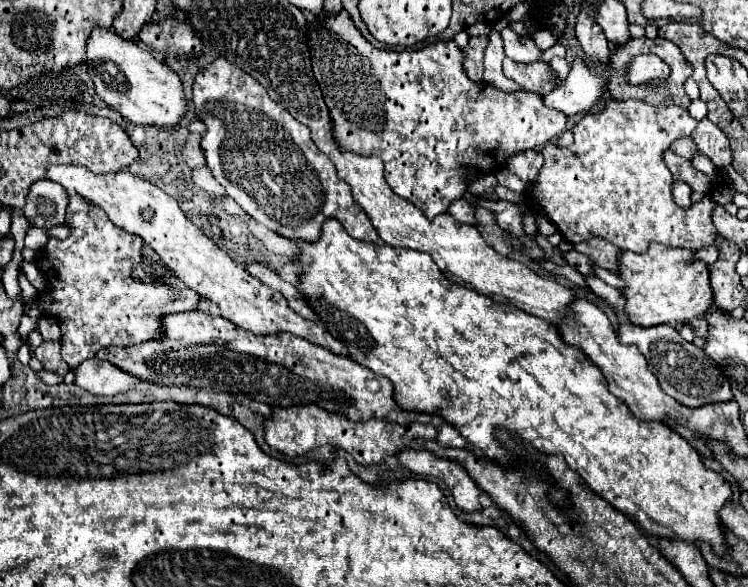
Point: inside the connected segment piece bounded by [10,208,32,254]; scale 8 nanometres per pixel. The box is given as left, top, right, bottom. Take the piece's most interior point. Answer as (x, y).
(19, 226)

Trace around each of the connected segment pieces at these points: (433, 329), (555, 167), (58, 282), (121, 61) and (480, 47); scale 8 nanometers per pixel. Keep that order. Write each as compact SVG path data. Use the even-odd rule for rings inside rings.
M326 220L322 226L322 234L318 238L318 242L300 242L298 240L298 258L296 262L302 266L302 272L298 276L298 284L296 288L302 292L302 296L306 298L308 304L314 306L314 312L318 314L318 324L322 328L326 328L336 340L340 340L346 348L348 348L348 356L366 366L368 370L372 370L374 374L386 376L392 386L394 386L394 398L396 404L404 410L418 410L418 412L428 412L428 414L438 414L442 416L450 426L454 426L472 446L476 446L478 450L482 450L488 458L498 460L498 462L506 462L508 456L506 452L502 452L502 446L494 440L492 430L494 426L504 426L510 432L514 432L520 440L528 442L530 446L534 446L538 452L542 454L562 454L566 464L578 472L582 476L582 480L596 492L600 494L606 502L610 502L612 506L616 506L616 510L632 516L640 528L648 534L648 536L666 536L666 538L680 538L684 542L708 542L712 544L716 554L724 554L726 552L726 542L724 542L724 532L720 530L720 508L724 506L724 502L732 496L732 490L728 486L728 482L708 470L702 464L702 458L698 454L698 450L694 446L690 446L688 440L684 440L676 430L672 430L668 424L660 422L660 420L640 420L636 416L632 416L630 408L620 402L620 398L612 396L608 392L606 380L600 374L600 370L584 356L582 350L578 350L576 346L568 346L562 342L556 326L544 322L542 318L530 316L524 310L518 310L516 306L508 306L508 304L500 304L494 302L492 298L486 298L484 294L478 294L474 290L468 290L466 286L460 284L452 284L434 264L434 260L424 254L424 252L414 252L414 250L402 250L402 248L394 248L388 244L366 244L362 240L354 240L352 236L348 236L348 232L344 230L344 226L336 220Z
M606 98L602 110L588 112L582 116L582 120L576 122L572 128L574 144L560 148L548 142L542 148L544 164L536 184L528 190L526 202L530 198L530 206L538 204L568 242L584 242L596 236L618 246L620 250L630 250L636 254L646 252L650 242L688 250L716 244L718 232L710 220L712 200L706 196L690 208L678 208L672 200L672 174L662 160L664 150L668 150L674 140L690 136L696 124L698 122L688 114L686 108L650 106L642 100Z
M80 194L70 196L70 204L66 210L66 222L70 226L70 236L66 240L50 238L46 246L48 264L54 264L52 270L46 270L44 260L44 276L46 290L38 298L40 310L46 318L54 318L62 330L62 358L70 368L76 368L80 362L92 358L104 346L128 346L142 344L150 338L160 338L162 326L160 320L166 314L174 312L190 312L198 306L198 294L188 290L186 286L164 286L162 282L140 284L134 282L130 272L142 264L142 238L136 234L128 234L120 230L112 220L94 204L84 202Z
M92 30L86 44L88 74L94 82L96 94L112 108L116 108L126 120L134 124L174 126L186 112L182 82L164 62L156 60L150 50L138 42L126 42L114 30Z
M476 36L476 38L470 38L468 46L464 48L464 52L466 52L464 70L472 82L482 82L486 46L488 46L488 36Z

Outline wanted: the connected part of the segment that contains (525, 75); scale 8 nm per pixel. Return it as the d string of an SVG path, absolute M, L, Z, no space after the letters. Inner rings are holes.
M504 58L504 74L514 82L518 82L522 90L532 90L540 96L556 86L554 70L550 68L550 64L542 60L534 64L520 64L520 62L512 62L510 58Z

